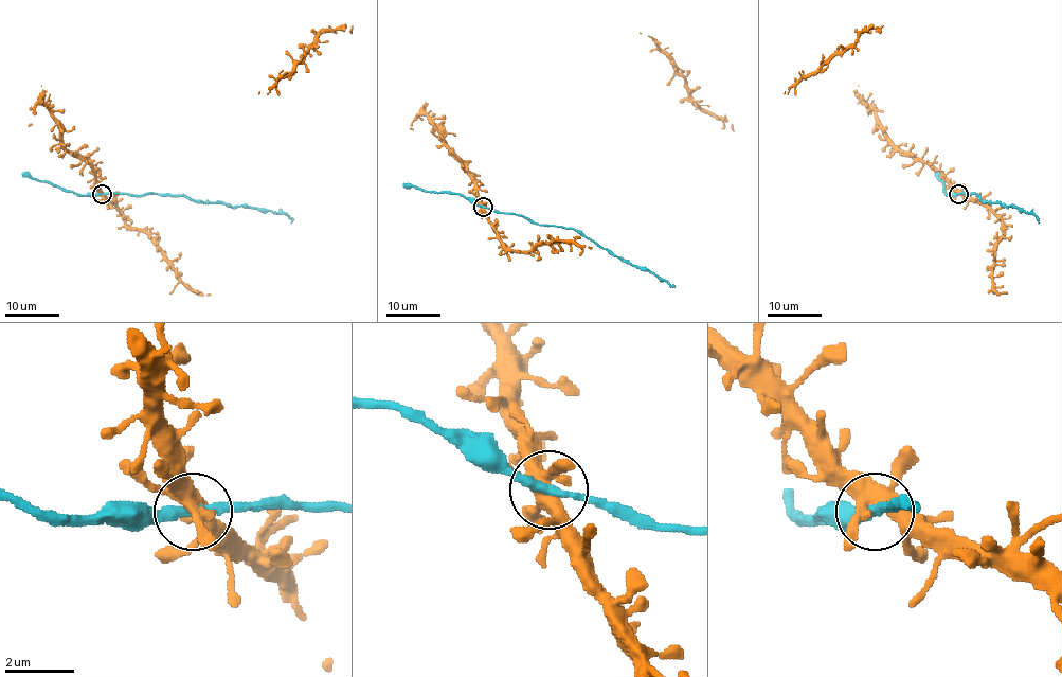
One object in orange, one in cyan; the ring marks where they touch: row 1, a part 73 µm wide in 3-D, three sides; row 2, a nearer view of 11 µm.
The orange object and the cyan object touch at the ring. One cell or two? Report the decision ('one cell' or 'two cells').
two cells

